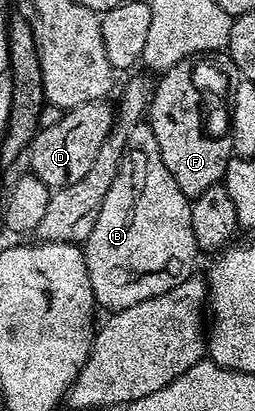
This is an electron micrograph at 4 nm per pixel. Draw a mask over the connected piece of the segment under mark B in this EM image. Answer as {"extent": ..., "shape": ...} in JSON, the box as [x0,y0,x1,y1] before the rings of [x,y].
{"extent":[83,122,199,313],"shape":[[[148,122],[137,123],[135,129],[127,133],[119,173],[115,181],[111,181],[107,197],[103,197],[103,209],[99,209],[95,229],[91,229],[91,237],[85,239],[83,250],[96,306],[106,307],[109,313],[131,309],[131,305],[139,305],[139,301],[159,297],[159,293],[175,289],[175,285],[187,281],[194,274],[193,266],[197,263],[199,252],[191,229],[191,199],[183,193],[183,189],[179,189],[167,165],[163,165],[159,141],[155,141],[155,133]]]}

